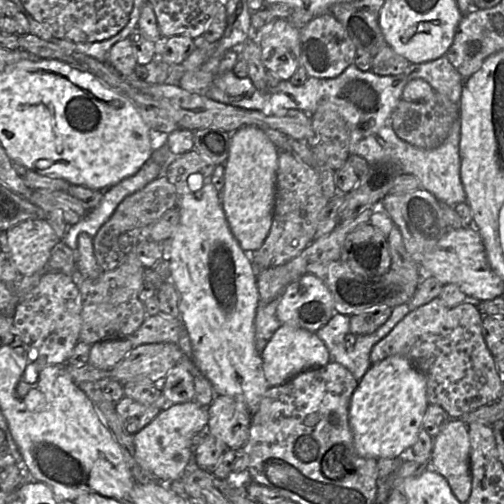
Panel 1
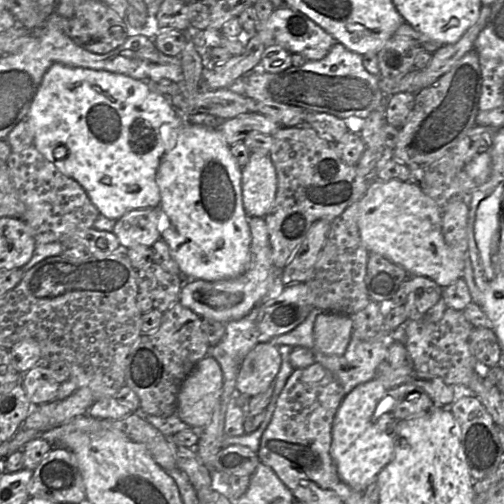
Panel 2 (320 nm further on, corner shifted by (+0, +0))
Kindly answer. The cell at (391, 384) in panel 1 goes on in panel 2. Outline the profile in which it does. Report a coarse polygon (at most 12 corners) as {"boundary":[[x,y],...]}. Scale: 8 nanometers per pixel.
{"boundary":[[376,378],[332,423],[338,476],[361,492],[393,455],[396,420]]}

